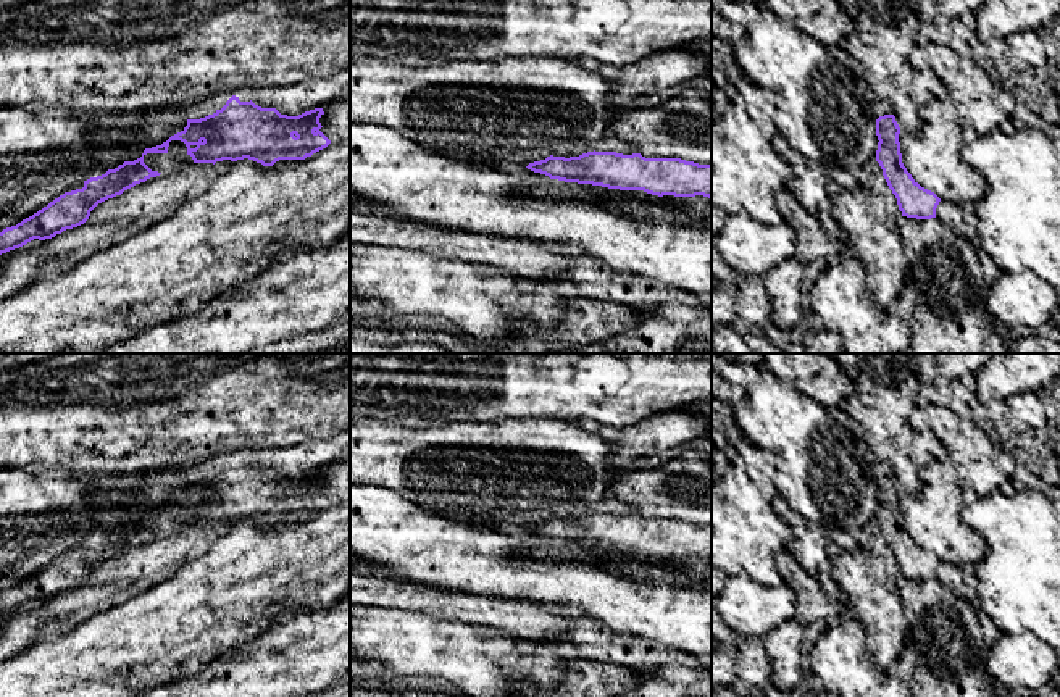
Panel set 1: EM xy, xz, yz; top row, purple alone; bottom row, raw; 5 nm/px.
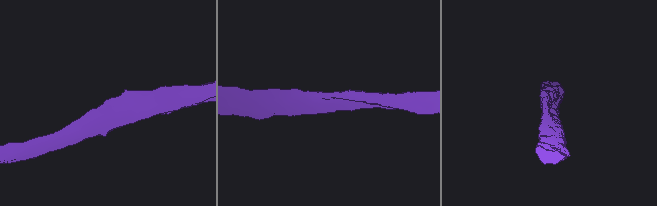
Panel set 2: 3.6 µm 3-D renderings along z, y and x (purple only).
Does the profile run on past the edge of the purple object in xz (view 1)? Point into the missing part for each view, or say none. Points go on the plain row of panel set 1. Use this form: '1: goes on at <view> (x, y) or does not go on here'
1: does not go on here

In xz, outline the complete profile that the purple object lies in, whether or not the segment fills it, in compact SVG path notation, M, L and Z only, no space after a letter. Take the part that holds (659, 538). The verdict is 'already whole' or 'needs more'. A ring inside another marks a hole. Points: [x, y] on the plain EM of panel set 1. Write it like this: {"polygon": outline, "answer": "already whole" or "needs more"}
{"polygon": "M587 513L579 518L547 518L526 528L565 544L592 545L652 557L712 560L712 526L681 520L645 520L641 515Z", "answer": "already whole"}

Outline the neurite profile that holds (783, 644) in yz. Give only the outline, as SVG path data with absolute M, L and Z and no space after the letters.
M792 618L781 623L763 637L765 650L771 662L771 684L784 692L802 686L803 665L800 642L805 624Z

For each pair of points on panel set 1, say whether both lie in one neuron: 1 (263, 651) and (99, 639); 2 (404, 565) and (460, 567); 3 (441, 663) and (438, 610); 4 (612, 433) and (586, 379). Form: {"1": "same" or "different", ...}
{"1": "different", "2": "same", "3": "different", "4": "different"}

